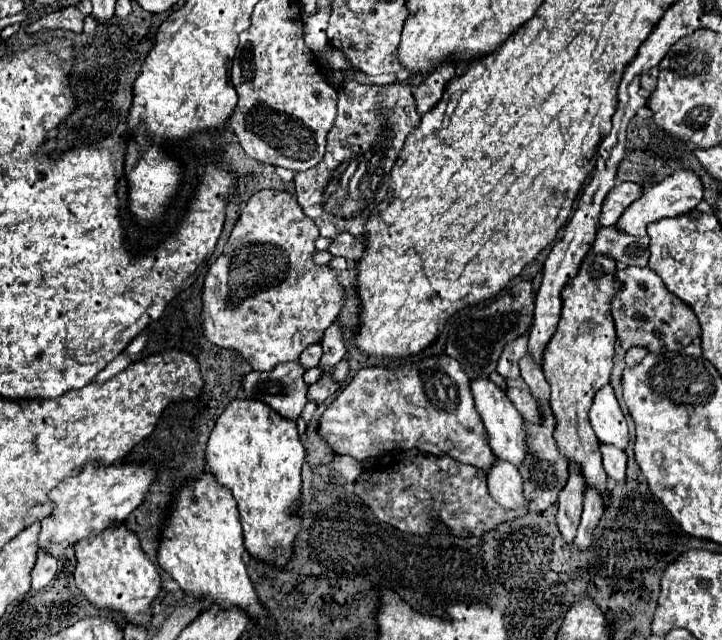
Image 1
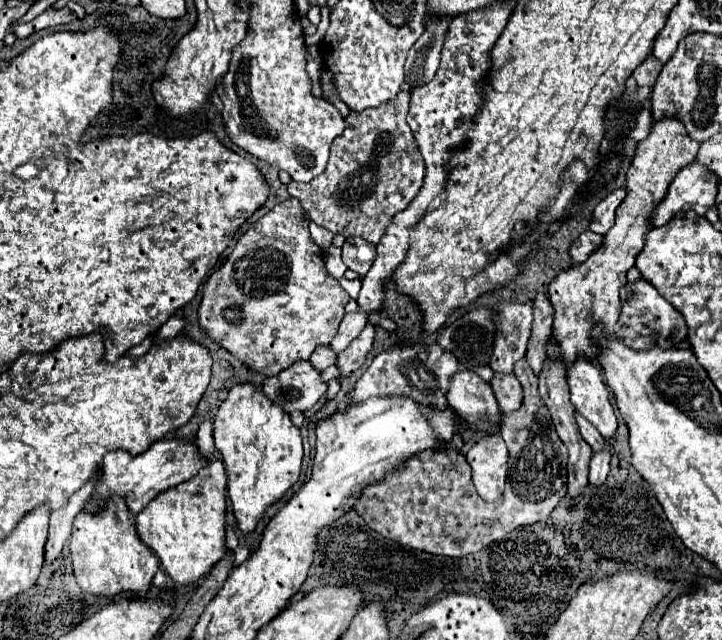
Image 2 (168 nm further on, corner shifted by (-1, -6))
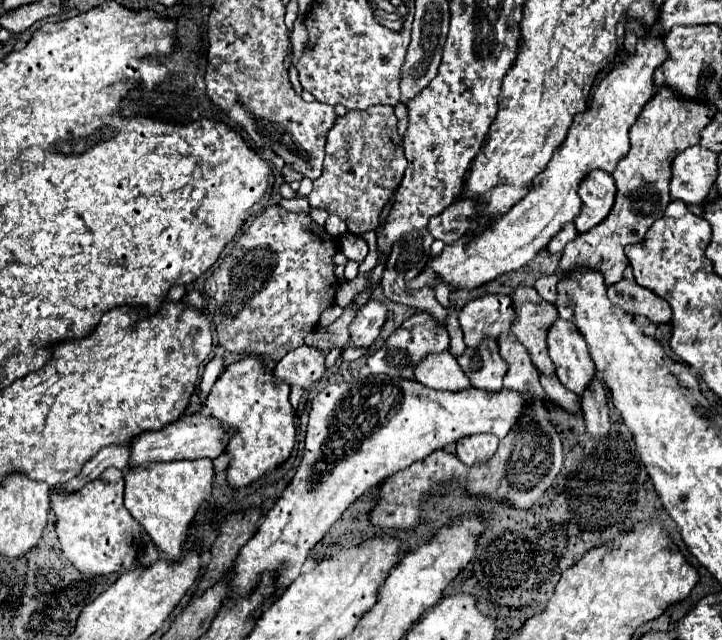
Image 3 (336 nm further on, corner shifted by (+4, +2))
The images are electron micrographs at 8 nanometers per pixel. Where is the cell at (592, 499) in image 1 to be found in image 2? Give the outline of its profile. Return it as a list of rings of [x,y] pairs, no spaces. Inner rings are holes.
[[[601,451],[595,453],[591,459],[591,471],[589,471],[589,485],[599,487],[607,481],[609,475],[609,461],[611,461],[611,451]]]

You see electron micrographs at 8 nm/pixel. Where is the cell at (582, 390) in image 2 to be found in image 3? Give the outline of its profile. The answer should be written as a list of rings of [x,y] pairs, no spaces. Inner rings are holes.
[[[556,319],[548,327],[548,355],[552,357],[560,383],[576,395],[582,395],[592,381],[596,367],[590,361],[590,353],[576,325]]]

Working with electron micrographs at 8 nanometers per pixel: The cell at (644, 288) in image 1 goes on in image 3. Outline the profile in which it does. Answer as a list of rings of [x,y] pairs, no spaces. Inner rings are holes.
[[[620,279],[616,285],[610,285],[608,299],[632,315],[648,317],[656,325],[668,323],[672,319],[670,305],[650,289],[636,285],[634,279]]]

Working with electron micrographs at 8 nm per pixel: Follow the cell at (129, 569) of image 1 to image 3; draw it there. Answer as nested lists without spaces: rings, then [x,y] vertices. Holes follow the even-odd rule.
[[[108,467],[98,479],[86,483],[80,491],[74,491],[70,495],[54,493],[56,489],[50,489],[50,505],[56,515],[56,535],[60,541],[60,549],[64,555],[80,569],[80,573],[88,575],[110,575],[122,569],[130,569],[136,561],[136,541],[142,535],[140,523],[128,513],[124,507],[124,477],[122,471],[116,467]]]

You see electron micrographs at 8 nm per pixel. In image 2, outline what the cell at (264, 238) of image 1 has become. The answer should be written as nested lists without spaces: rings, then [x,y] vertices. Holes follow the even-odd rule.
[[[291,197],[275,205],[259,221],[249,225],[227,261],[203,285],[203,301],[199,305],[201,329],[219,347],[265,377],[273,377],[297,361],[307,361],[315,347],[329,345],[345,315],[345,305],[351,301],[347,291],[327,275],[323,255],[309,237],[309,223],[297,199]]]

